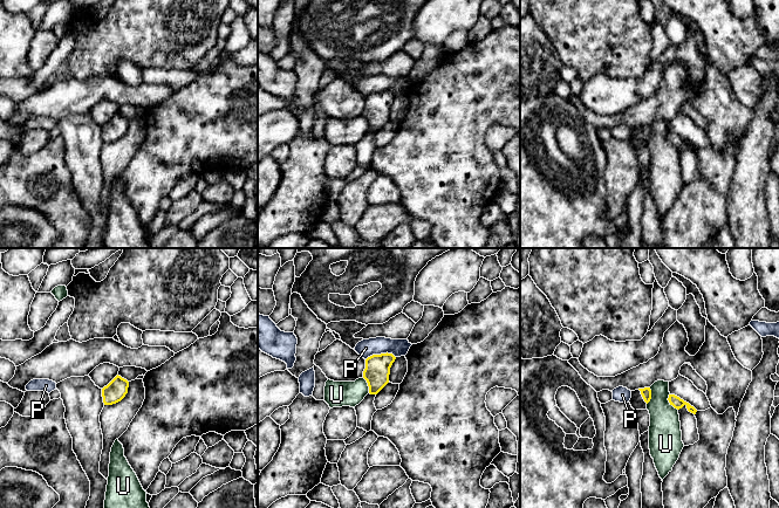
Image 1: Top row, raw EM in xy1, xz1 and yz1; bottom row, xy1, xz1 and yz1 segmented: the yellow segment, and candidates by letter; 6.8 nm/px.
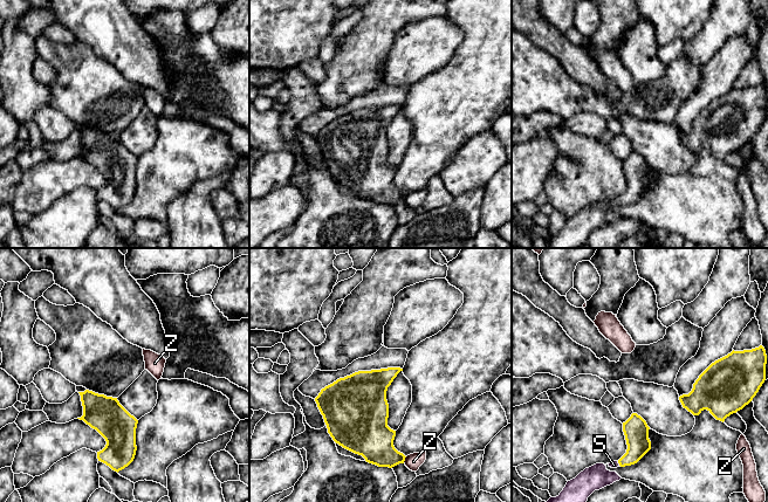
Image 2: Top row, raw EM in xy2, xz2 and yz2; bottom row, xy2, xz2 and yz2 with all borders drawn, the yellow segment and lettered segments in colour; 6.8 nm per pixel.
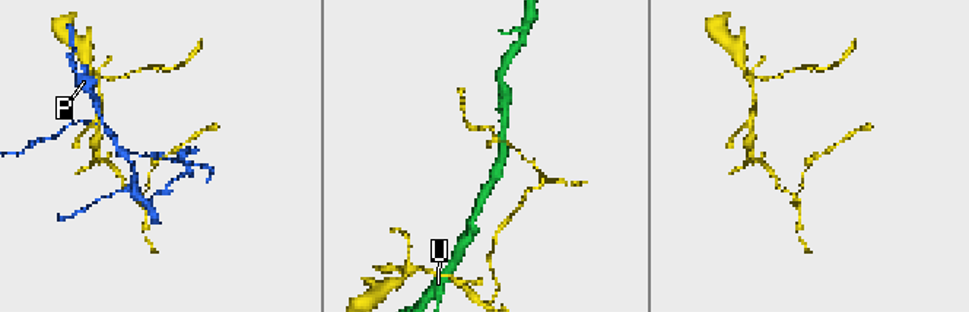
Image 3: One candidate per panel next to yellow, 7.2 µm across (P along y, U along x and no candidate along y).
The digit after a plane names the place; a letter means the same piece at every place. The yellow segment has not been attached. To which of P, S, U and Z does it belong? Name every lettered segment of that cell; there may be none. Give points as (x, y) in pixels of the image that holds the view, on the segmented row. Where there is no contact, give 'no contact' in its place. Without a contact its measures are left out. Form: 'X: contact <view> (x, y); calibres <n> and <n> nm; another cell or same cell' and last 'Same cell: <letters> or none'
P: contact xz1 (381, 354); calibres 180 and 120 nm; another cell
S: contact yz2 (618, 462); calibres 170 and 50 nm; same cell
U: contact yz1 (669, 402); calibres 80 and 220 nm; another cell
Z: contact xz2 (404, 460); calibres 280 and 110 nm; another cell
Same cell: S

